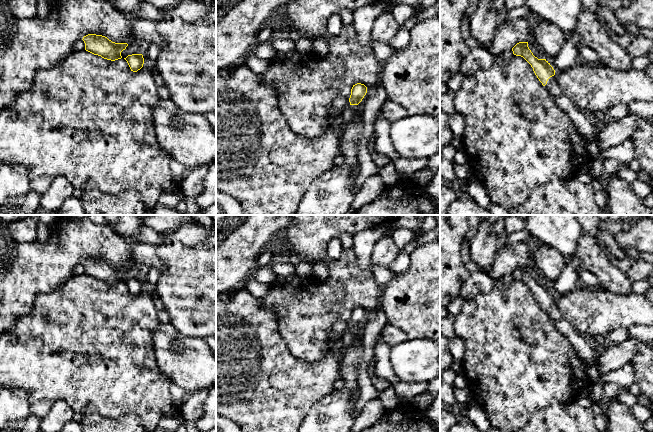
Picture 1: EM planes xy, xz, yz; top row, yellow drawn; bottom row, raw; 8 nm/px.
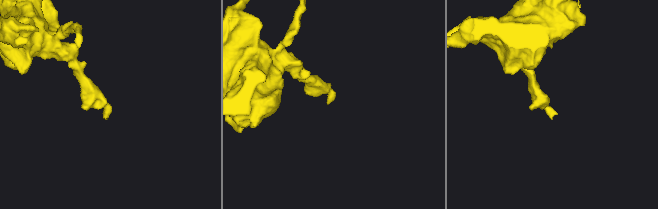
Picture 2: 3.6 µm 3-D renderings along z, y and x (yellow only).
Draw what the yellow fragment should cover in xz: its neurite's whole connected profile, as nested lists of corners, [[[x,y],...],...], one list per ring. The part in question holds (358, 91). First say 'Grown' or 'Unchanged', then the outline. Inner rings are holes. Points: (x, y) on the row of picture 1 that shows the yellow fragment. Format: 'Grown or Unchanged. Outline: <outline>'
Unchanged. Outline: [[[357,83],[351,89],[349,98],[350,105],[358,105],[367,93],[367,87],[364,84]]]

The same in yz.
Grown. Outline: [[[519,42],[512,48],[513,54],[523,57],[533,68],[542,85],[554,97],[556,104],[568,114],[578,133],[592,141],[594,126],[589,116],[580,111],[574,103],[565,96],[555,81],[555,70],[546,59],[538,59],[528,47],[528,42]]]

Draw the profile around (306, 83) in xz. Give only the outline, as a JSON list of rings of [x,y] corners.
[[[352,25],[343,26],[341,32],[336,36],[329,36],[329,50],[325,56],[317,53],[300,53],[297,51],[280,52],[269,61],[269,68],[262,74],[263,83],[271,84],[277,91],[279,97],[279,108],[287,119],[292,133],[306,138],[321,136],[328,126],[329,115],[332,112],[332,104],[337,96],[349,100],[352,87],[361,83],[366,87],[379,84],[382,72],[382,62],[374,54],[370,45],[363,45],[356,39],[356,31]]]

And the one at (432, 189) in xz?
[[[440,169],[434,172],[432,180],[423,189],[437,209],[440,210]]]

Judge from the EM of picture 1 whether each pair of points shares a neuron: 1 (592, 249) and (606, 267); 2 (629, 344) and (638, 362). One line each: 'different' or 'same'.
1: same
2: different

